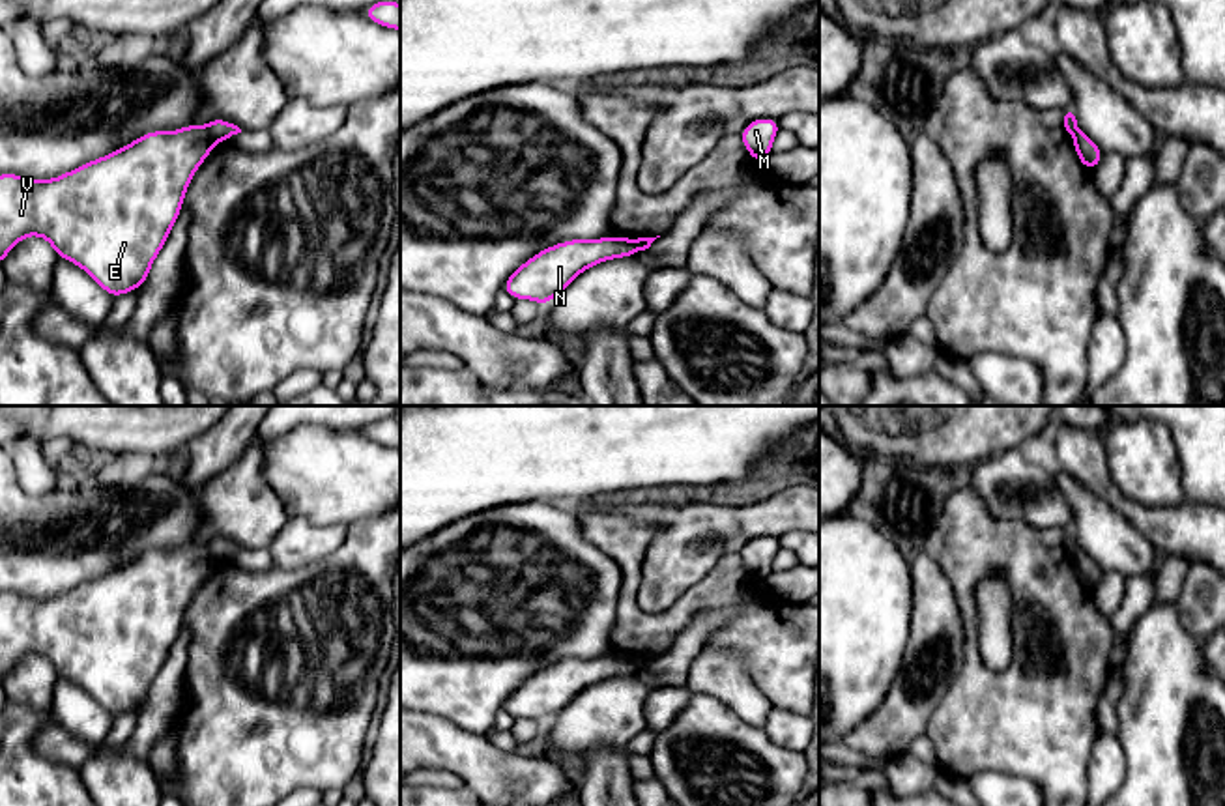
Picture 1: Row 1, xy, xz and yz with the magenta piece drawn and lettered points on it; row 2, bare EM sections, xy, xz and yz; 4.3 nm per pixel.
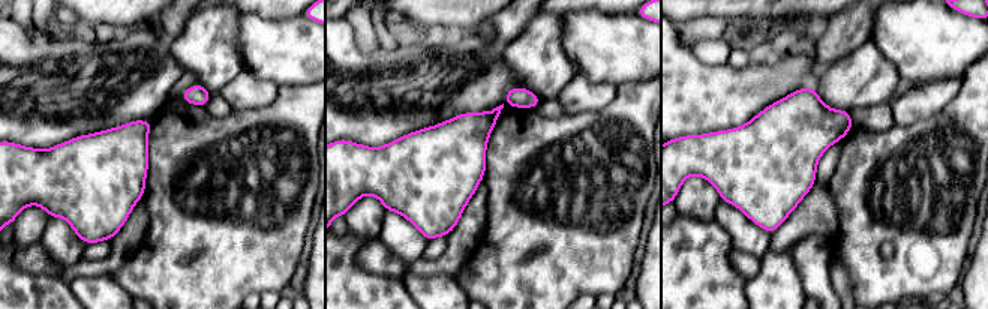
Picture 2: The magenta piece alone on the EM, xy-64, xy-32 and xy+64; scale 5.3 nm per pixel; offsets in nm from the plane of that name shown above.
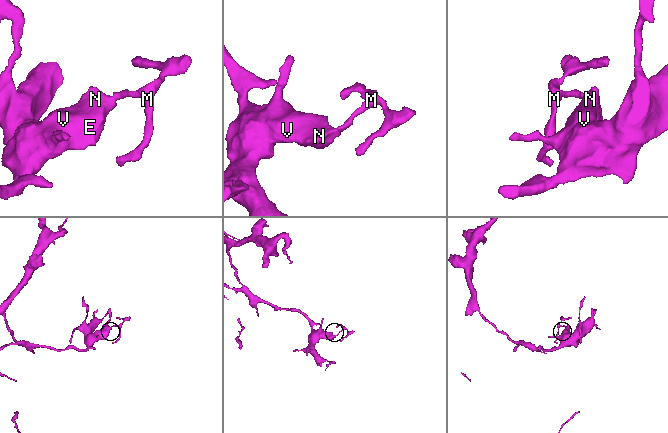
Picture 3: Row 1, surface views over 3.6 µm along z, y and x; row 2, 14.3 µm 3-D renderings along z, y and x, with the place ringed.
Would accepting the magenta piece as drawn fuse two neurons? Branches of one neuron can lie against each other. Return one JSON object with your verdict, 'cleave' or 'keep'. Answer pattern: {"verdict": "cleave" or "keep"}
{"verdict": "cleave"}

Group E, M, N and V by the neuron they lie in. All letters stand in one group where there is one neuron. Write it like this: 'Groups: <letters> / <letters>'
Groups: E N V / M

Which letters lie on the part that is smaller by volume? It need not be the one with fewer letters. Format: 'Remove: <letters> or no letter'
Remove: M

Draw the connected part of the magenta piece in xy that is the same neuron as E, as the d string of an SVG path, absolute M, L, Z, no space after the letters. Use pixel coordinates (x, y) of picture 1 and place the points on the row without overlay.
M185 544L172 552L150 550L123 567L52 598L0 593L0 683L21 658L41 655L52 664L58 677L77 683L112 716L137 709L146 701L153 679L178 640L196 587L215 563L217 559L204 544Z

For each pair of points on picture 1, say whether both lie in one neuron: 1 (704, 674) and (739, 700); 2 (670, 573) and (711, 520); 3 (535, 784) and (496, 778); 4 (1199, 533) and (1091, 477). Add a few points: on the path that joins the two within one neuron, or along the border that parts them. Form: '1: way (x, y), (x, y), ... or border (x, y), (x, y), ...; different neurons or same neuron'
1: way (713, 674), (730, 690); same neuron
2: way (676, 560), (700, 533); same neuron
3: way (526, 784), (505, 778); same neuron
4: way (1173, 530), (1139, 517), (1117, 500); same neuron

